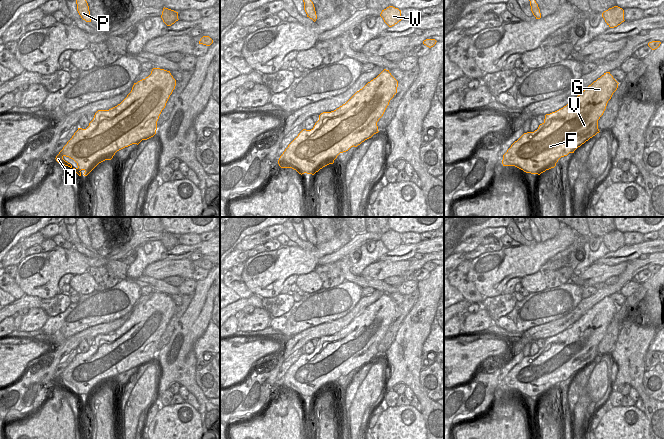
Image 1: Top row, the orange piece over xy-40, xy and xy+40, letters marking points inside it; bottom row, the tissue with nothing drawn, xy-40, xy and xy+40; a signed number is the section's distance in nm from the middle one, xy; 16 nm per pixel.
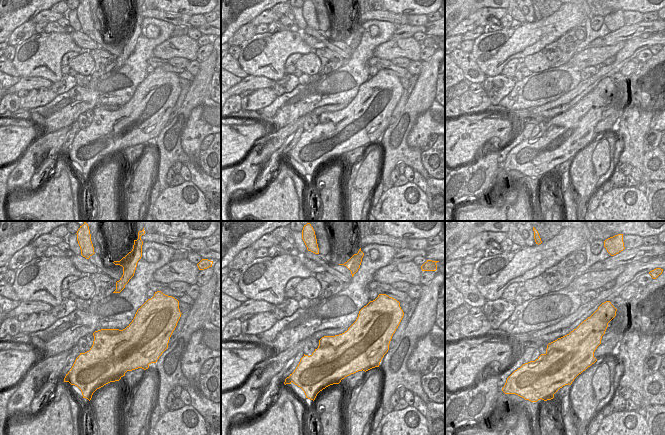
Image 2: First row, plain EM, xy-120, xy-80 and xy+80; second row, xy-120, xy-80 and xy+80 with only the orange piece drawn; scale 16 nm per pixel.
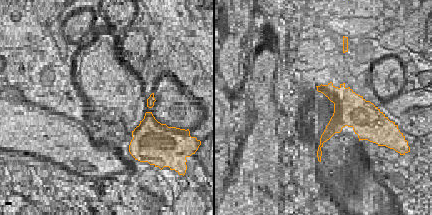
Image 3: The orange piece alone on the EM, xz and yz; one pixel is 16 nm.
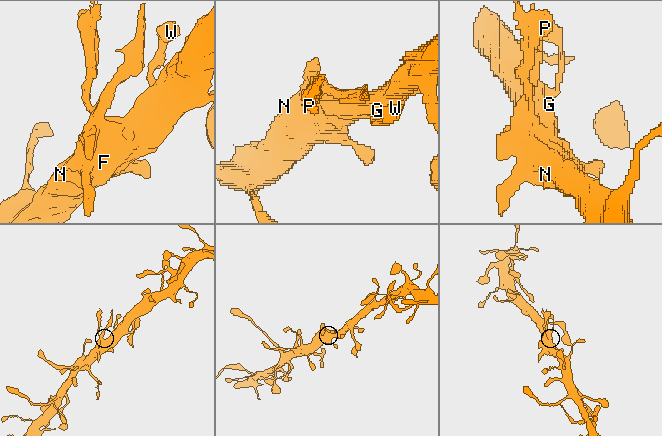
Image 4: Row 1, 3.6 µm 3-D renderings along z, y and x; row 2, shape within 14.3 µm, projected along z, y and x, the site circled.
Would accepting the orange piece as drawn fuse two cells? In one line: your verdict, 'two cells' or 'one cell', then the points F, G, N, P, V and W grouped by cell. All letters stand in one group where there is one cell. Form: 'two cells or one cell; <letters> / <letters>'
two cells; F G N V W / P

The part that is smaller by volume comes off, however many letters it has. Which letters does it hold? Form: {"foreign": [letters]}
{"foreign": ["P"]}

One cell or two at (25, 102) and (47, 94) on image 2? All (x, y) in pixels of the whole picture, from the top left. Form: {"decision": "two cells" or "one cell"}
{"decision": "one cell"}

